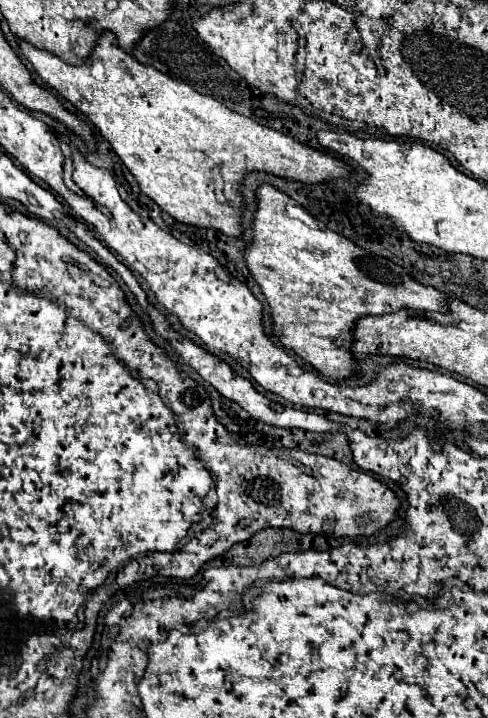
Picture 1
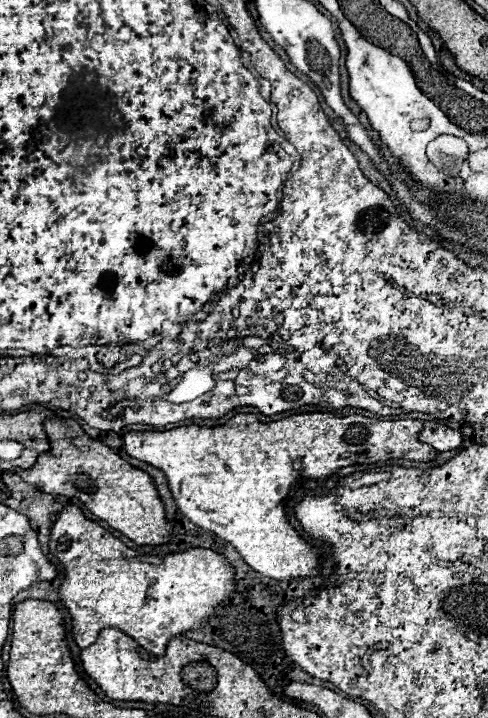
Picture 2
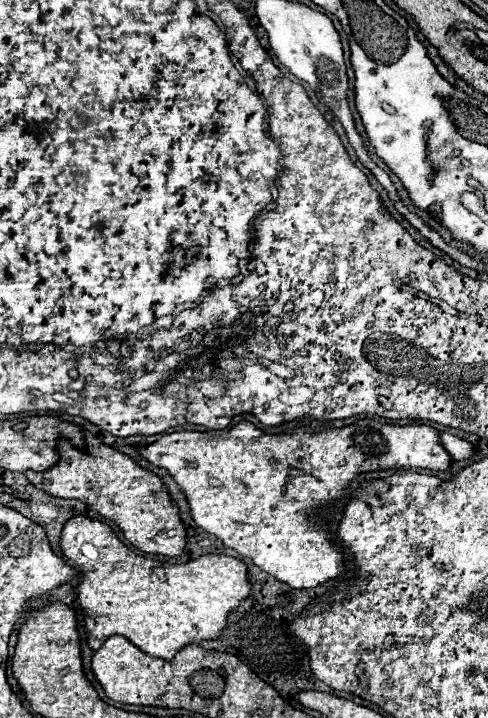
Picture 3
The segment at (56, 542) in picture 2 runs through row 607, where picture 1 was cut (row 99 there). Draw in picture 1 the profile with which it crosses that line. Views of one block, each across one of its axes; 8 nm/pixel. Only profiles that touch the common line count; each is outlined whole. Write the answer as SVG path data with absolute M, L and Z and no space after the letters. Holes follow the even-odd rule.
M102 32L96 38L96 46L92 50L92 56L100 58L104 64L106 70L104 82L94 80L88 62L82 66L70 66L62 62L56 54L48 50L40 50L22 38L18 38L18 48L20 54L34 66L36 74L100 130L100 134L110 142L112 150L120 156L124 166L132 172L142 192L150 196L164 212L168 212L178 222L200 226L200 228L214 228L224 232L226 236L238 236L240 206L242 206L242 198L238 194L238 182L242 180L244 172L250 170L264 170L276 176L284 176L308 184L348 176L348 166L344 162L324 152L318 152L310 146L304 146L278 130L262 126L226 108L216 98L196 92L192 86L188 86L182 80L170 78L168 74L162 74L152 66L140 64L132 54L128 54L118 46L116 36L112 32ZM216 166L220 166L220 182L222 182L220 190L214 184L214 176L212 176L212 168Z

